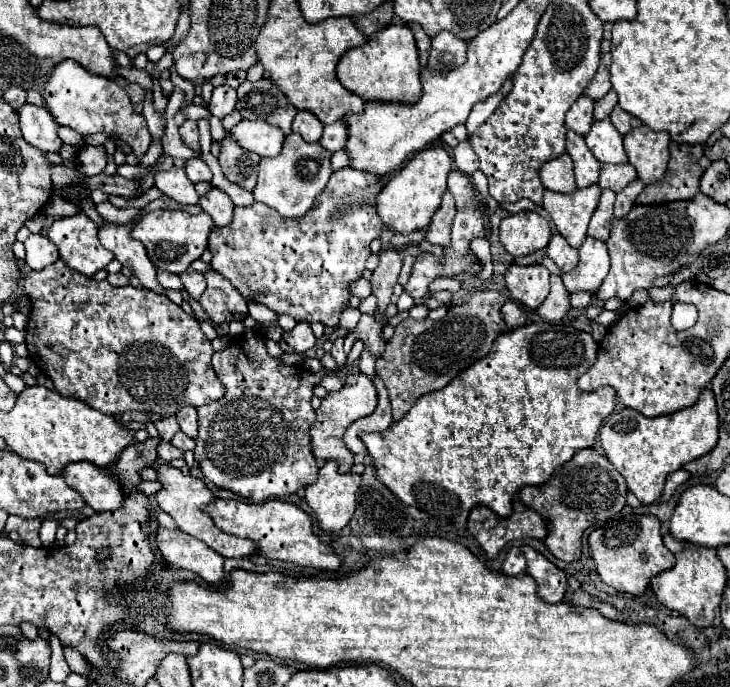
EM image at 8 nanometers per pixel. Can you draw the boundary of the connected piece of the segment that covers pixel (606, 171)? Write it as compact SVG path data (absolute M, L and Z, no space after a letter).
M603 164L599 174L599 186L613 192L621 192L629 182L637 178L637 172L631 164Z

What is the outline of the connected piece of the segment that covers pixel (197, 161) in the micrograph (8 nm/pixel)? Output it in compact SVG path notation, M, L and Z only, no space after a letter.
M189 158L185 160L185 172L187 178L195 184L195 182L211 182L211 170L209 166L201 160L201 158Z

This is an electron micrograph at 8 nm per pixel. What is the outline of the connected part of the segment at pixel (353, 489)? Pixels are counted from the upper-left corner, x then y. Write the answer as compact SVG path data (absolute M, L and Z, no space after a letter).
M329 460L319 470L317 482L305 488L305 500L315 512L323 530L341 530L351 520L359 484L361 476L353 472L339 474L335 460Z

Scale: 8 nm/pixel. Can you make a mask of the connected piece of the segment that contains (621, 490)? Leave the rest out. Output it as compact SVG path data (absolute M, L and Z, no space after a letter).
M593 448L577 452L573 460L565 464L565 468L561 466L555 470L547 484L527 486L519 492L519 498L525 506L549 518L549 534L545 538L545 546L555 558L565 562L579 560L583 532L621 512L621 508L625 506L625 496L625 478L615 470L611 462L607 462L603 454L597 454Z

